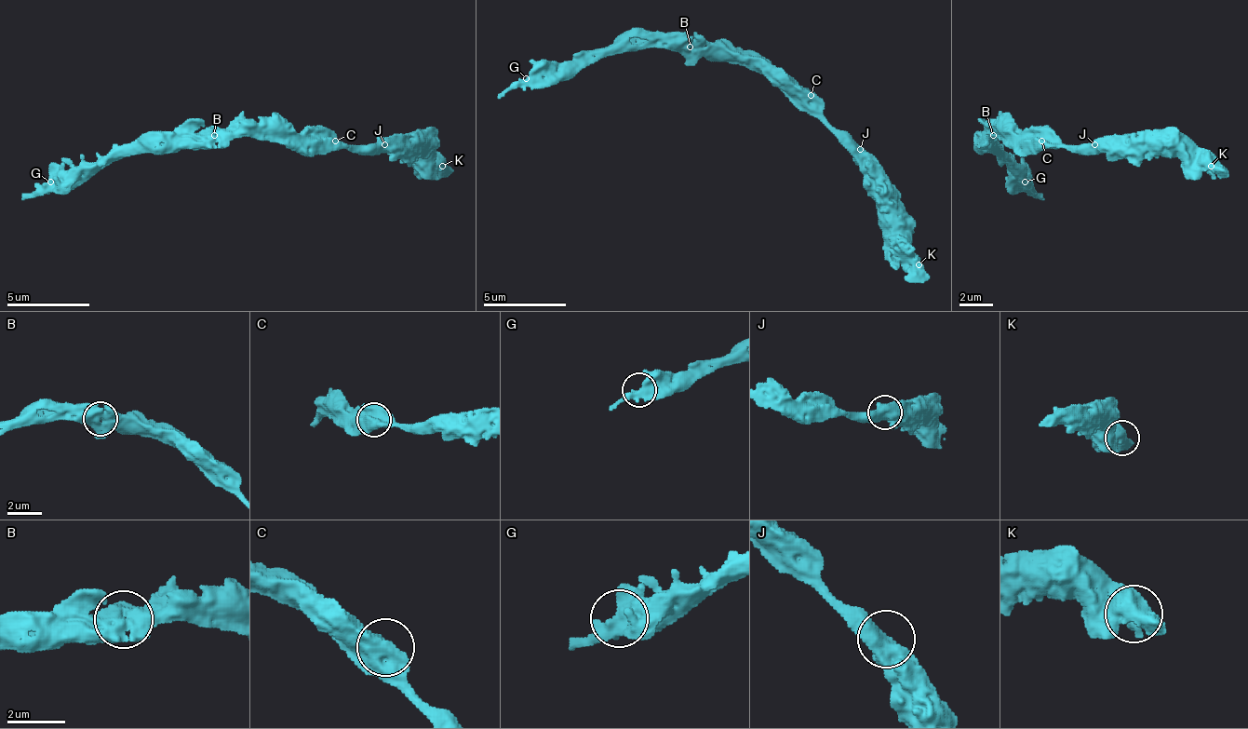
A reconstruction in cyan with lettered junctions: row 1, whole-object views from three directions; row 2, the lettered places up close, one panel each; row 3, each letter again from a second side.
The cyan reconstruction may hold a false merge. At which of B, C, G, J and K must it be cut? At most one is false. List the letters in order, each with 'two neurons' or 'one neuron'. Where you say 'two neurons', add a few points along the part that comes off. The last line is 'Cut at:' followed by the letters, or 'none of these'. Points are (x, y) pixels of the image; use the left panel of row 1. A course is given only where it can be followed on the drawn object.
B: one neuron
C: one neuron
G: one neuron
J: one neuron
K: one neuron
Cut at: none of these

